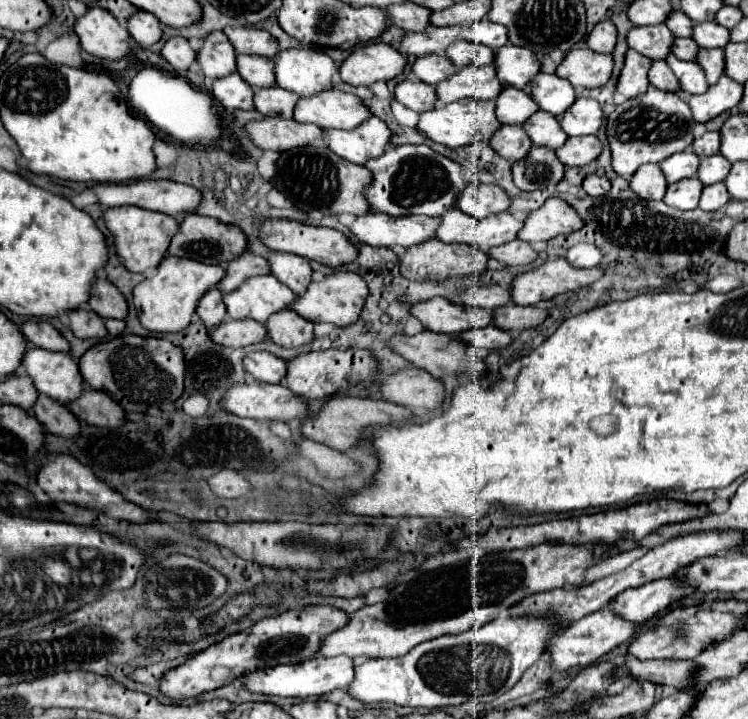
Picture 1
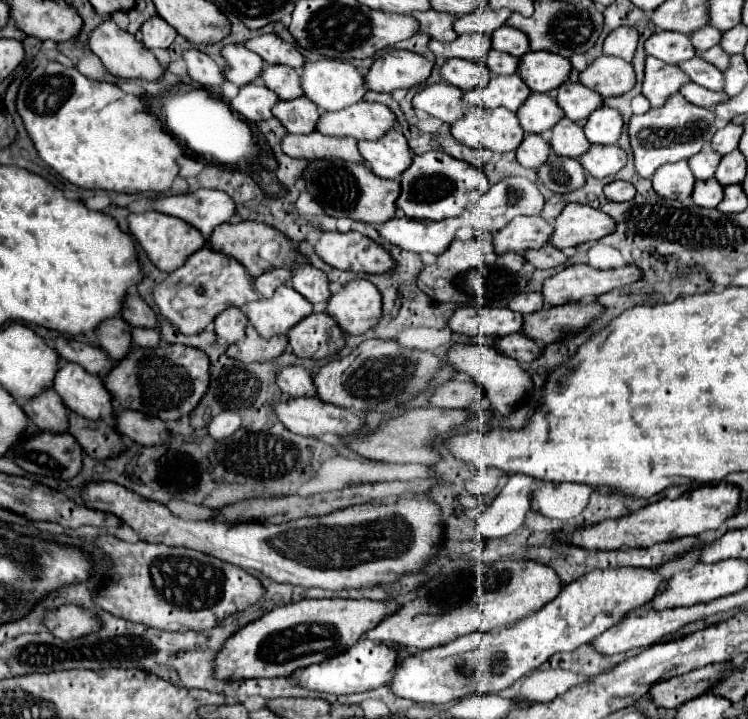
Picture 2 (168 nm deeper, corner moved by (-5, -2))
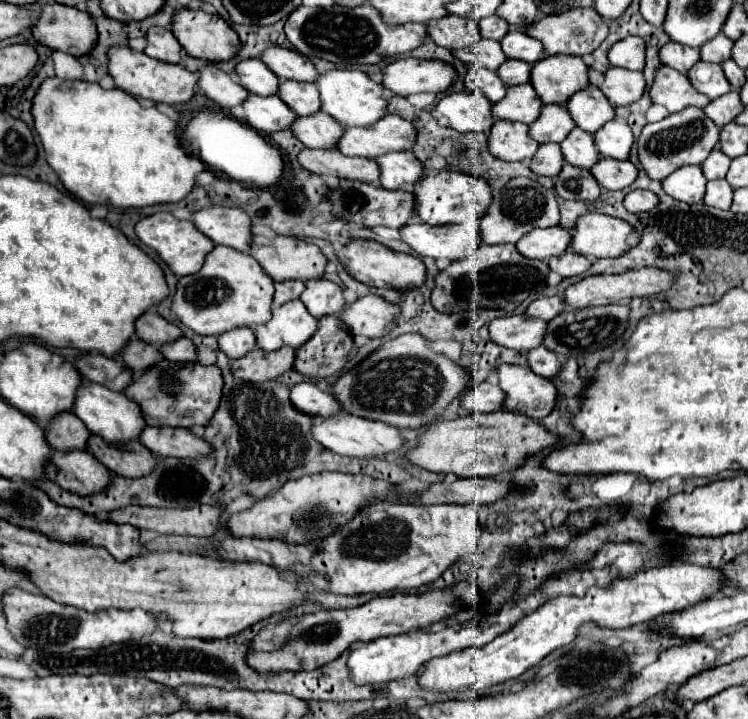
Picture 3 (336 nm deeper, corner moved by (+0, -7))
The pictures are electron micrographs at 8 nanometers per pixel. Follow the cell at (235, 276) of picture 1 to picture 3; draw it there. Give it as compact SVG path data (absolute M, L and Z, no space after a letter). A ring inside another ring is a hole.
M287 280L287 282L275 282L275 294L273 294L273 306L281 306L289 300L299 298L299 294L303 292L305 284L301 280Z

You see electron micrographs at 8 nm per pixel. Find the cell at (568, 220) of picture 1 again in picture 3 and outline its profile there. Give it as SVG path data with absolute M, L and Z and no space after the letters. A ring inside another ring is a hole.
M587 212L575 220L569 248L587 258L615 258L639 242L633 230L619 218Z

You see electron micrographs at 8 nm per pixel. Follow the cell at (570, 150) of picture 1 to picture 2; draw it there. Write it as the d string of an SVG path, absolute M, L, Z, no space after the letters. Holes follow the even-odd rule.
M592 145L588 155L582 155L582 167L598 179L616 175L628 161L628 155L618 145Z

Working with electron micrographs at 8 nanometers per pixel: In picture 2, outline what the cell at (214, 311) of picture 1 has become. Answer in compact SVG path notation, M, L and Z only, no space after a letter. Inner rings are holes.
M232 307L232 311L224 311L222 315L218 315L214 325L216 325L216 335L224 339L228 345L232 345L246 337L248 317L246 313L242 313L242 309Z

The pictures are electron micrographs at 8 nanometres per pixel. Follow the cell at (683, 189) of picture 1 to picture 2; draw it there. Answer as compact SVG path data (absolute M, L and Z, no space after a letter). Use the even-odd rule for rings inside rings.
M716 179L696 181L692 197L694 203L700 207L716 207L724 199L724 187Z

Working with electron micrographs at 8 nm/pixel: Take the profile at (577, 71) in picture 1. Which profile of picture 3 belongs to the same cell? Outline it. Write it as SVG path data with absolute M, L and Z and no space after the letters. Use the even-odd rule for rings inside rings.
M611 66L605 72L605 80L599 86L599 90L607 96L607 100L613 106L631 104L641 98L645 92L645 78L643 72L633 72L627 68L615 68Z

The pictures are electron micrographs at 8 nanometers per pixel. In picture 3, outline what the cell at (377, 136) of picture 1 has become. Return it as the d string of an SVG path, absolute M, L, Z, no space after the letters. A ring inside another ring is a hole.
M405 150L405 152L387 152L385 156L373 158L379 166L379 184L387 190L405 190L413 192L413 184L423 176L423 166L417 162L417 158Z

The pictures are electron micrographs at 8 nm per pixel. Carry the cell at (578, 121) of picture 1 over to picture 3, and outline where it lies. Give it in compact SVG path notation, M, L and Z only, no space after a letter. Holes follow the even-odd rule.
M609 120L609 124L605 124L605 128L599 128L593 134L593 142L595 142L599 154L609 156L609 158L627 160L635 138L633 138L631 128L629 128L627 122Z

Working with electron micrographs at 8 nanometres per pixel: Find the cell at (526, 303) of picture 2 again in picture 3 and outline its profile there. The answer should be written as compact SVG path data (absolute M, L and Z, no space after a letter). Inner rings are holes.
M561 296L537 298L537 300L533 300L533 302L527 306L525 314L527 314L529 318L539 318L539 320L545 320L545 322L549 322L553 316L557 316L557 314L561 312L561 308L563 308Z

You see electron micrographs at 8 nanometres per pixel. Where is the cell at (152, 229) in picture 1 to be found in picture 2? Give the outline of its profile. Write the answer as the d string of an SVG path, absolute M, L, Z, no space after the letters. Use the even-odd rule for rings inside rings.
M158 211L132 213L128 217L128 223L130 223L130 233L138 239L140 247L146 251L146 255L152 259L152 263L166 273L182 267L192 253L196 253L198 249L202 249L206 245L204 235L200 231L196 231L196 227L192 227L190 223L186 223L178 217L164 215Z

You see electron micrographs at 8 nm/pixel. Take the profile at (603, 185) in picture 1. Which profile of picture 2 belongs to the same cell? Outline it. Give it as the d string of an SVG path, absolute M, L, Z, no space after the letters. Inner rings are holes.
M614 181L610 185L604 187L604 195L610 199L610 201L616 201L616 203L622 203L622 201L630 201L636 197L636 189L632 183L628 181Z

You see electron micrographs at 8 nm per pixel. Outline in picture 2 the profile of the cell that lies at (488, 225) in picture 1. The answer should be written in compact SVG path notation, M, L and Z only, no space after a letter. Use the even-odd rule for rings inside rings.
M522 217L508 223L502 231L494 233L494 247L498 255L508 251L526 253L530 249L544 247L554 233L554 227L542 217Z

